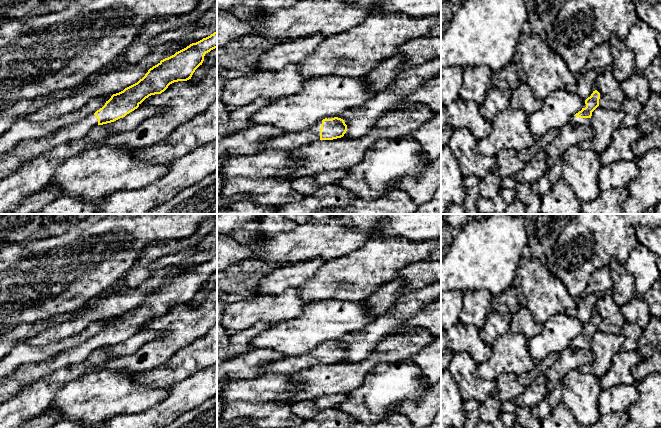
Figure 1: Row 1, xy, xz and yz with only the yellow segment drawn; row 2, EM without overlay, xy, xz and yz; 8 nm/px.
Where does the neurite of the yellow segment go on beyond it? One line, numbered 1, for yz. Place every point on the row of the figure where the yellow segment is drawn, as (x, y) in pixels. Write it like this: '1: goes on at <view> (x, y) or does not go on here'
1: goes on at yz (577, 121)

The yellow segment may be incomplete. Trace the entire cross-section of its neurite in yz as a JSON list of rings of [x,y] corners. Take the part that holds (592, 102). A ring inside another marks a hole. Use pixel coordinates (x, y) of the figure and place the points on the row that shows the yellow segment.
[[[595,90],[584,102],[581,111],[570,119],[570,124],[575,126],[589,126],[592,112],[599,106],[600,93]]]

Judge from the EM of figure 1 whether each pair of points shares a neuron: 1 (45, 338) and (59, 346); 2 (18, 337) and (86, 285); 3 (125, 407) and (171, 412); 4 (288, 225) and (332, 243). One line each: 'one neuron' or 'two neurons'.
1: two neurons
2: two neurons
3: two neurons
4: two neurons

